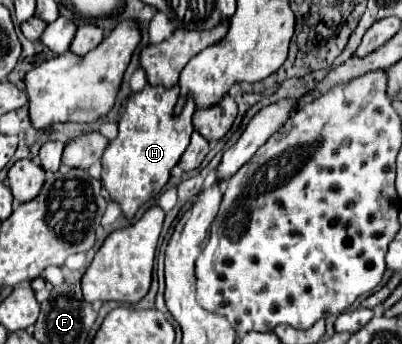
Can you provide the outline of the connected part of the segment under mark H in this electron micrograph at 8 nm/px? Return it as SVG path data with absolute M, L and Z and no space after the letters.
M144 86L142 92L132 94L126 102L126 110L118 120L118 136L106 146L102 154L102 182L112 200L122 206L122 212L132 218L136 210L154 194L158 194L170 178L170 170L184 154L192 128L194 100L188 94L180 116L174 114L174 106L180 98L180 86L170 90Z

